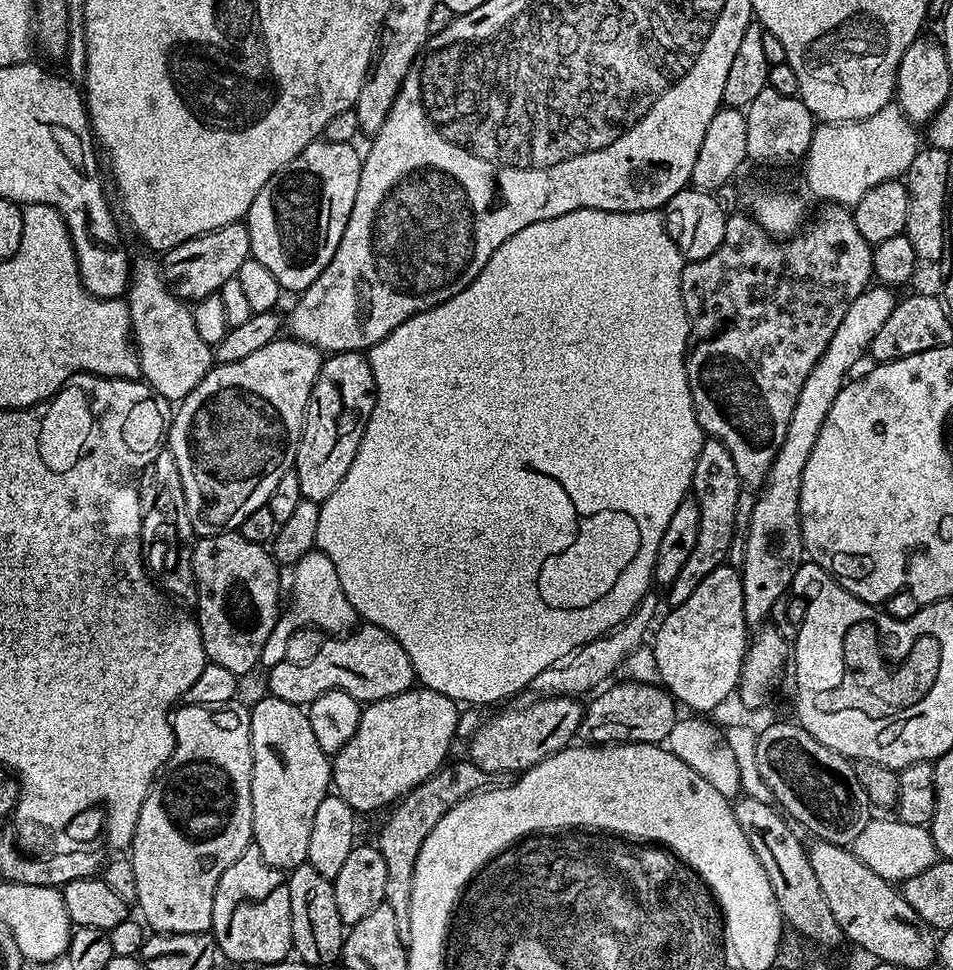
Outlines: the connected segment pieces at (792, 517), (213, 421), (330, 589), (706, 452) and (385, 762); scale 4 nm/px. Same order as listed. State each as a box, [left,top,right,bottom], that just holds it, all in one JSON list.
[[742,286,898,629],[166,338,322,537],[259,550,358,670],[666,439,742,609],[331,686,460,814]]

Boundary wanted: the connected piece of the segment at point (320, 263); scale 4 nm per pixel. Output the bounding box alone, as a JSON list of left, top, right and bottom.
[246,138,362,294]

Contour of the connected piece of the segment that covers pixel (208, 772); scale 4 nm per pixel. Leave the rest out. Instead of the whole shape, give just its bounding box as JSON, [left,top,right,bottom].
[130,699,253,935]

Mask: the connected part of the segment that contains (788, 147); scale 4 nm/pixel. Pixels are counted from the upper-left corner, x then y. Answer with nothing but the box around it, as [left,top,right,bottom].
[746,87,817,164]

